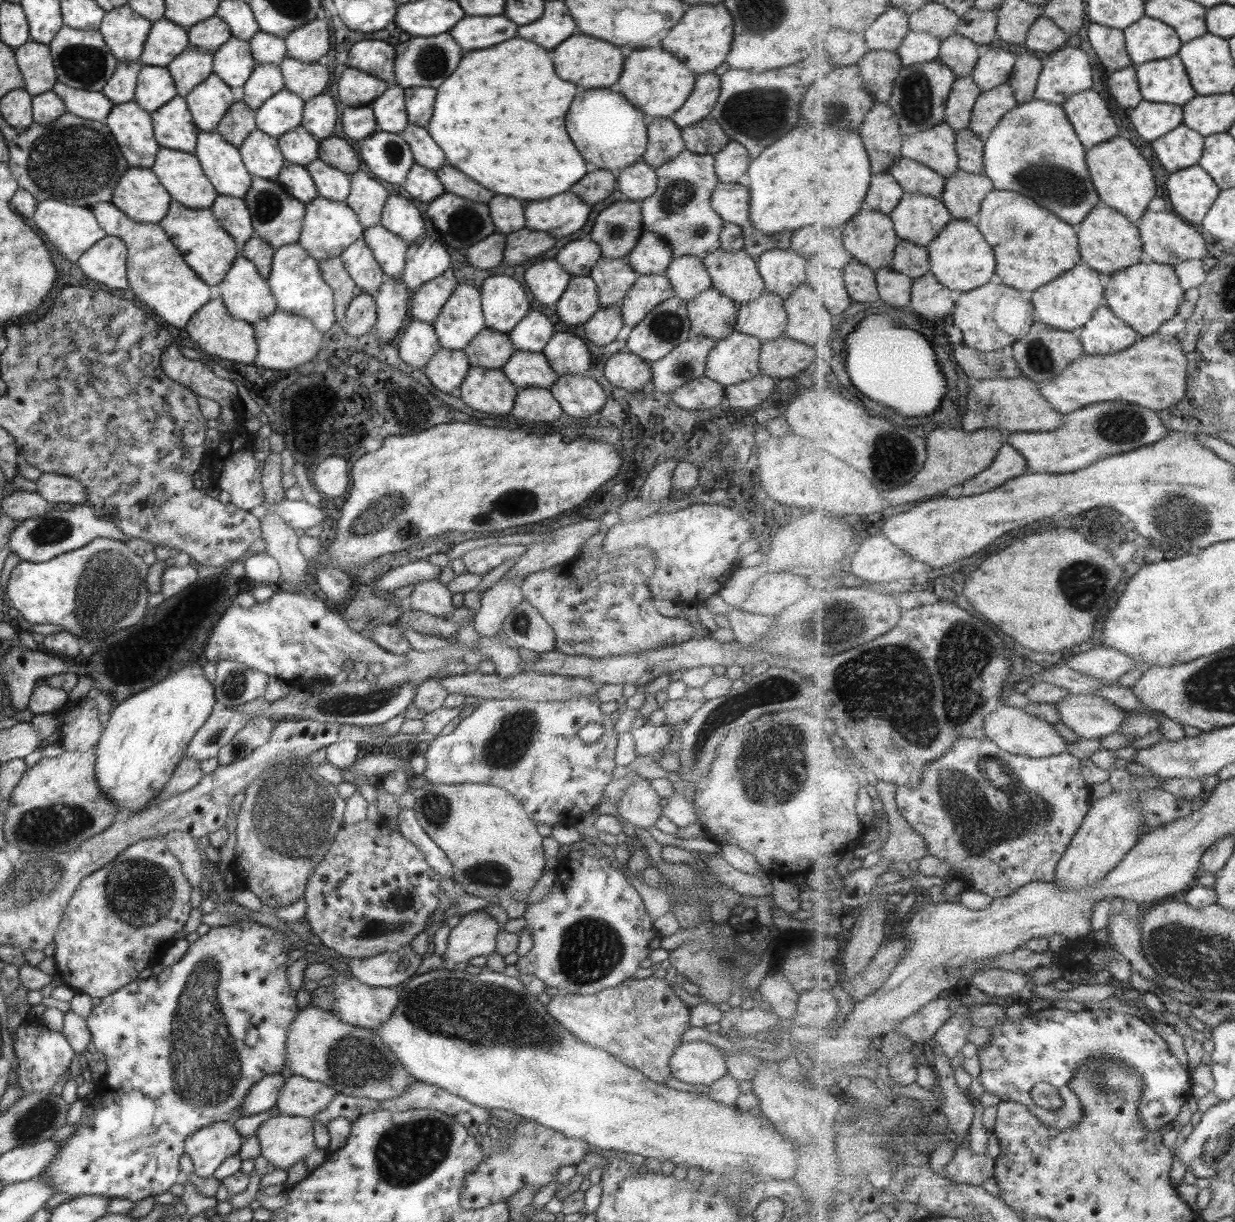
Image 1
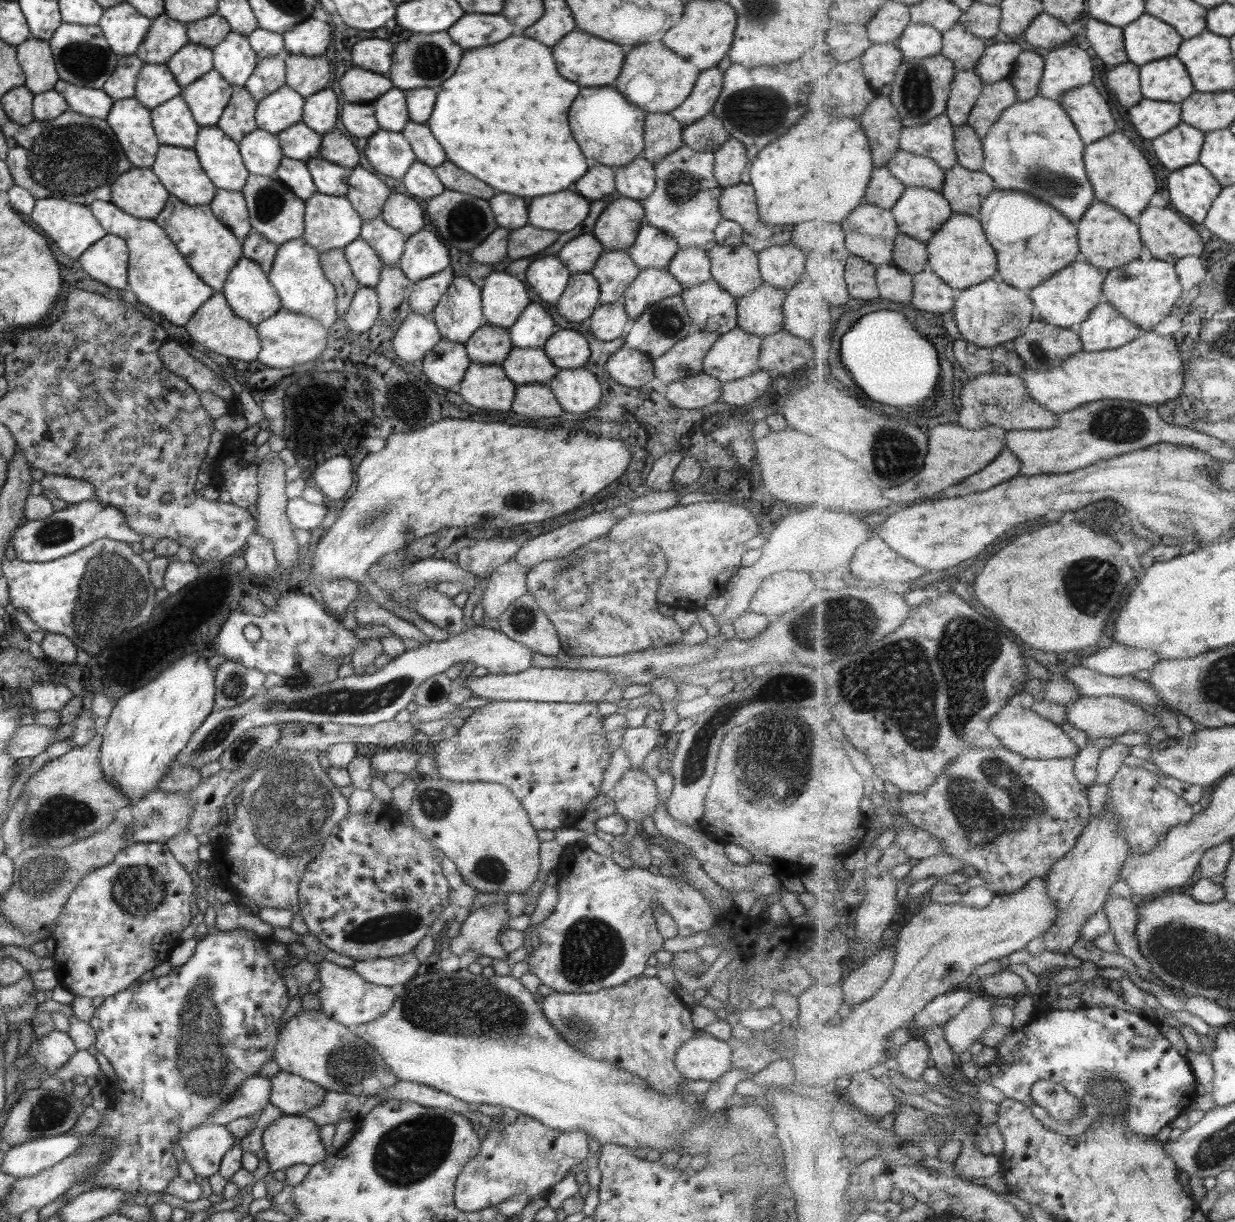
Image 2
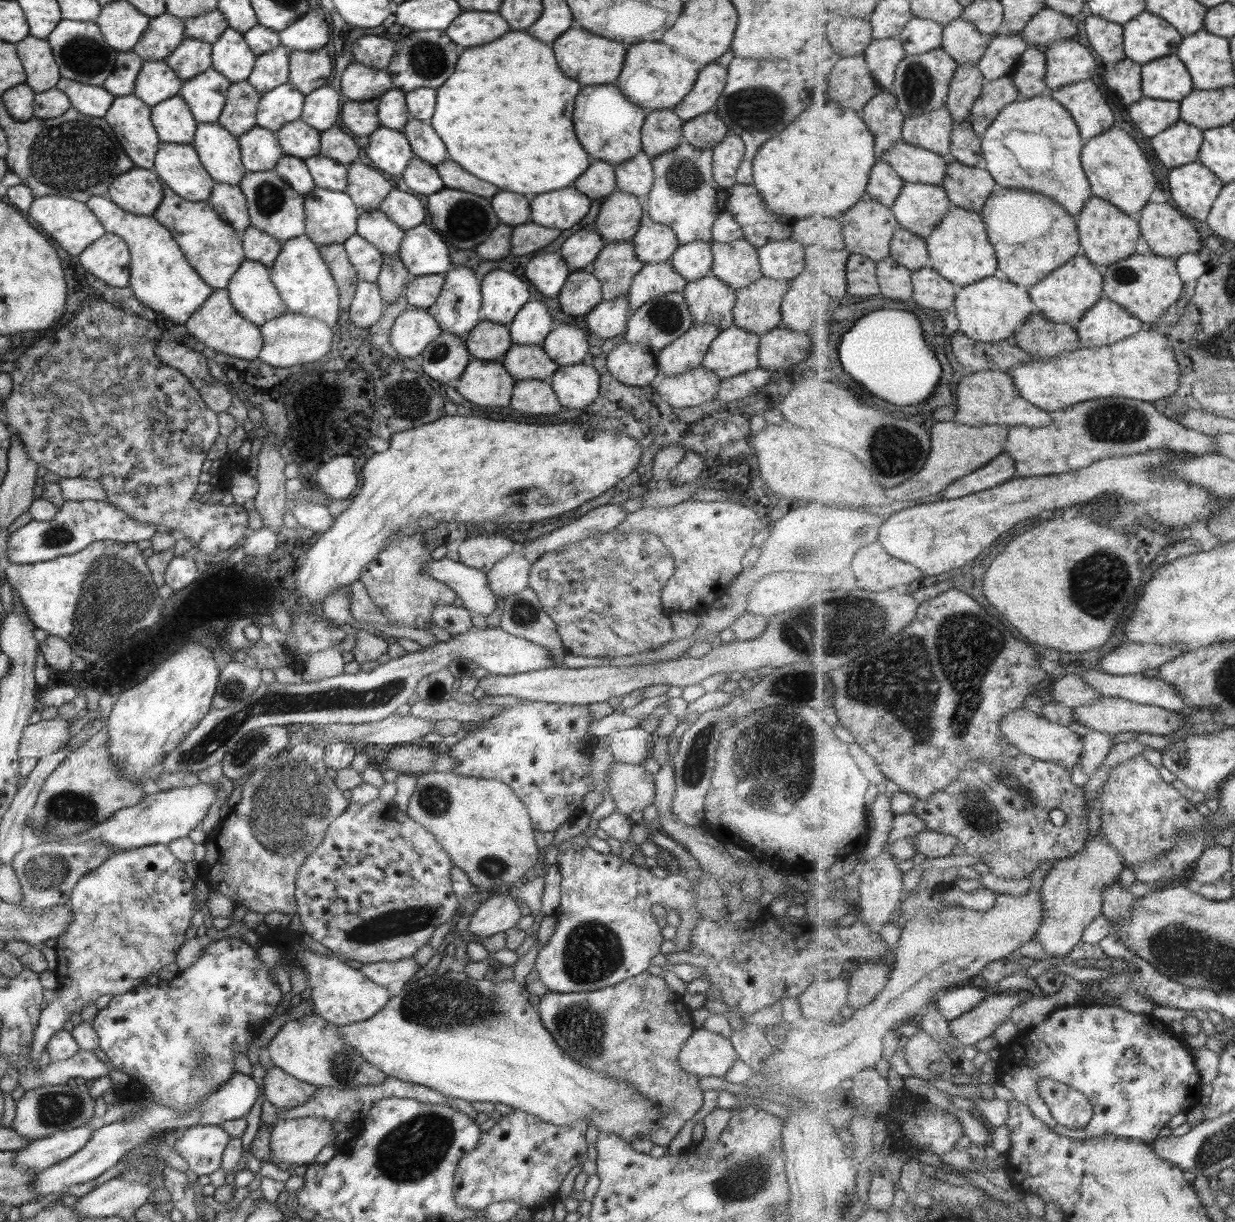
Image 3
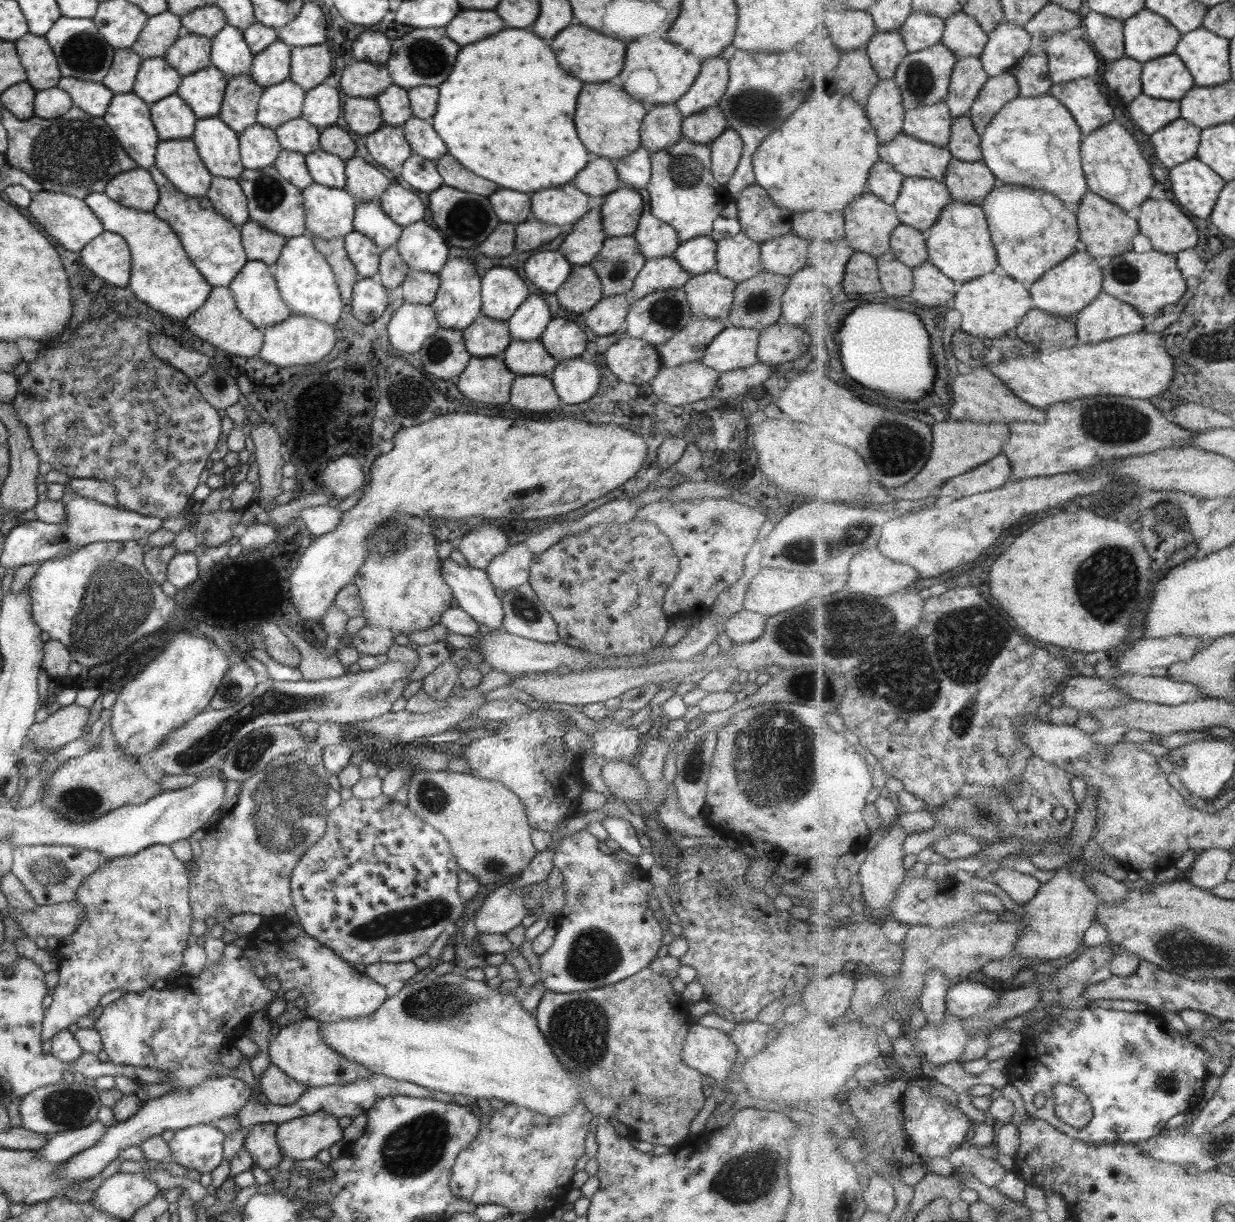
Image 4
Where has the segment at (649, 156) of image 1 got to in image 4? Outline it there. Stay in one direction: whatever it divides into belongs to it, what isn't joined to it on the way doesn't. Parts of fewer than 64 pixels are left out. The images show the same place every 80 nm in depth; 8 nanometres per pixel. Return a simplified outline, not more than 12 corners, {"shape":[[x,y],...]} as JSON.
{"shape":[[674,104],[653,105],[639,127],[650,154],[683,138]]}

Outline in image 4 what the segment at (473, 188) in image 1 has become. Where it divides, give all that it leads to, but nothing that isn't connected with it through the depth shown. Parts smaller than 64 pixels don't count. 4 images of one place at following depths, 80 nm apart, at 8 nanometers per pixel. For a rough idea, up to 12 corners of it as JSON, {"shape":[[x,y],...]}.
{"shape":[[449,154],[435,160],[442,184],[489,196],[497,186],[457,164]]}

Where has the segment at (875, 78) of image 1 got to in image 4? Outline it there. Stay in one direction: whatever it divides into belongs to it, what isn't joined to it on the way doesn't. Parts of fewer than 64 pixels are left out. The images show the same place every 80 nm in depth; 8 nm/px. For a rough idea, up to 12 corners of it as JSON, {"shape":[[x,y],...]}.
{"shape":[[877,32],[866,47],[881,79],[910,53],[901,32]]}

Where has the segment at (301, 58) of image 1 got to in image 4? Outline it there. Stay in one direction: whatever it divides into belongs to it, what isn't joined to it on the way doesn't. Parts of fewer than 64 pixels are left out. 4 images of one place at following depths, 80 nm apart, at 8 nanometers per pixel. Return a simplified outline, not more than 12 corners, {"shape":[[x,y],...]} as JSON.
{"shape":[[315,4],[276,31],[290,48],[325,42],[327,24]]}

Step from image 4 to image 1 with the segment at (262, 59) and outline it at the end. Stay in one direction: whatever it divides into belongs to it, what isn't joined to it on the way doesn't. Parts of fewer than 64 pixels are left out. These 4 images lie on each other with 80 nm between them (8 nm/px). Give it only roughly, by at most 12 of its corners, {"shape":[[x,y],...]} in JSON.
{"shape":[[277,64],[255,65],[242,102],[257,110],[284,90]]}

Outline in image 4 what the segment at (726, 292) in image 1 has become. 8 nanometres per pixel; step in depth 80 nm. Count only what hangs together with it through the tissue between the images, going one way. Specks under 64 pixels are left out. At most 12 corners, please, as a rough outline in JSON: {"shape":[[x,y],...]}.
{"shape":[[718,240],[715,270],[739,284],[762,270],[760,245]]}

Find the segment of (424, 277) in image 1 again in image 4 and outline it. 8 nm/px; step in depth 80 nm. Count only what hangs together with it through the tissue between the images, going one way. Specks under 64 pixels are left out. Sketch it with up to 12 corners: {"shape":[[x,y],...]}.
{"shape":[[423,220],[394,246],[408,270],[438,274],[448,243]]}

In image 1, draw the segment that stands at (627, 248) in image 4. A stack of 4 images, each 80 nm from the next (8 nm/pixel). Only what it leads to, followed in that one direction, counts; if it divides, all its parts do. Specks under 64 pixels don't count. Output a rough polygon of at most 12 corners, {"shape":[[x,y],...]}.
{"shape":[[602,256],[588,276],[598,308],[619,307],[638,277],[624,258]]}

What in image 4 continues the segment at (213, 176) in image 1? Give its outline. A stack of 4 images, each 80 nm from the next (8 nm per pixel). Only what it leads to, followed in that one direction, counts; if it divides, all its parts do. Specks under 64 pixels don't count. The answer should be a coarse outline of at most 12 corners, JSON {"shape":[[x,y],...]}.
{"shape":[[218,116],[190,139],[211,176],[243,172],[238,135]]}

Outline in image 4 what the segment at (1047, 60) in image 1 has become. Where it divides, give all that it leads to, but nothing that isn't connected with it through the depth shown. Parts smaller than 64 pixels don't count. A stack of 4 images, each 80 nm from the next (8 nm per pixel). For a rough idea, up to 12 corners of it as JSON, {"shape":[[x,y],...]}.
{"shape":[[1076,33],[1044,41],[1054,85],[1093,76],[1099,56]]}

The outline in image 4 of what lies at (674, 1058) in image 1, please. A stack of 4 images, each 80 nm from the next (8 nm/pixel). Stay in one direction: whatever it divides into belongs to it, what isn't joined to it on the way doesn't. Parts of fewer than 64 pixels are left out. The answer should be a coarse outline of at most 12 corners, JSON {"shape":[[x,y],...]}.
{"shape":[[697,1023],[687,1031],[681,1061],[717,1082],[739,1053],[730,1037]]}

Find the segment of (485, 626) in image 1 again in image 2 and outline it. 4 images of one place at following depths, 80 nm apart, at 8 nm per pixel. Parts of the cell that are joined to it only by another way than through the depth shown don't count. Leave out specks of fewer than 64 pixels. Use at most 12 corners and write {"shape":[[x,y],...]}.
{"shape":[[515,559],[486,578],[483,621],[497,619],[526,594],[525,574]]}

